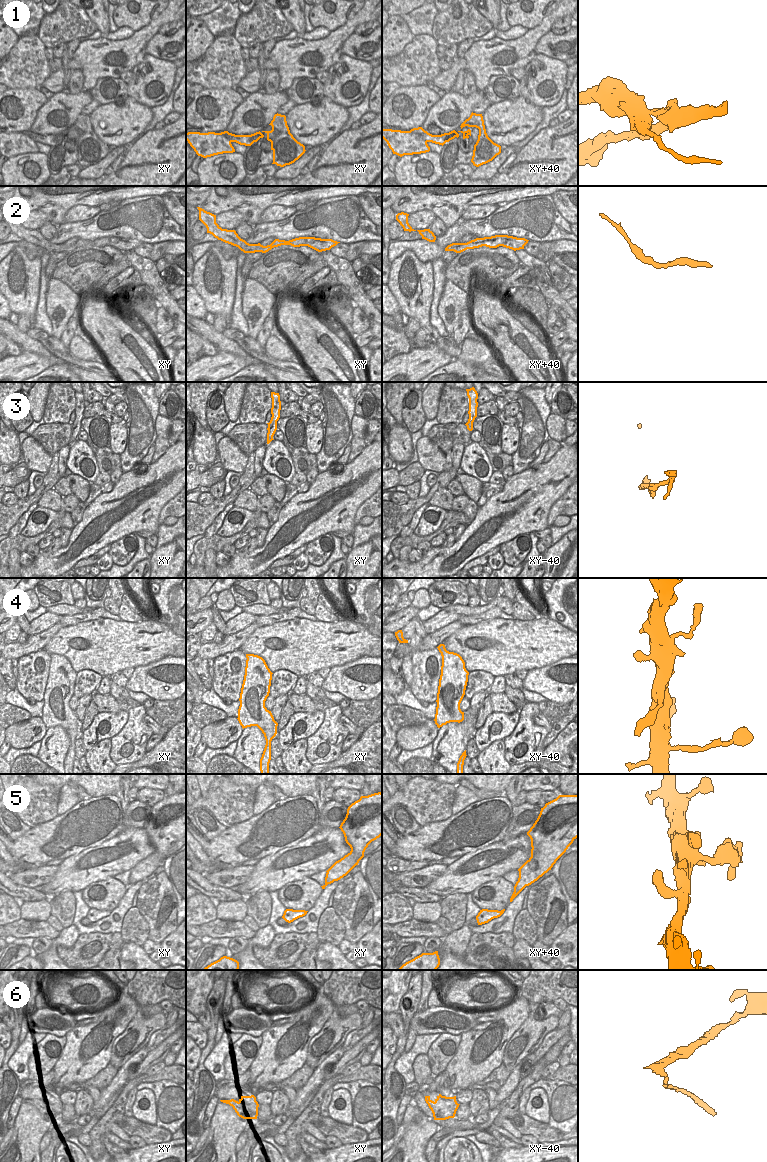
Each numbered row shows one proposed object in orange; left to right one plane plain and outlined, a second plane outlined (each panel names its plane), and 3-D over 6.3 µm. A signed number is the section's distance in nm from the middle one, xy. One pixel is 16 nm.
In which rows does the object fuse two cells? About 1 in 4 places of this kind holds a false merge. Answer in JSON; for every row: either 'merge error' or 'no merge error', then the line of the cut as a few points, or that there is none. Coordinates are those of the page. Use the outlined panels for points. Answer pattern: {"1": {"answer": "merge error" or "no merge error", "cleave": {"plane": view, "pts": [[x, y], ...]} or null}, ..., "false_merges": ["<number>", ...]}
{"1": {"answer": "merge error", "cleave": {"plane": "xy+40", "pts": [[420, 132], [420, 136], [426, 142]]}}, "2": {"answer": "no merge error", "cleave": null}, "3": {"answer": "no merge error", "cleave": null}, "4": {"answer": "no merge error", "cleave": null}, "5": {"answer": "no merge error", "cleave": null}, "6": {"answer": "merge error", "cleave": {"plane": "xy", "pts": [[238, 1102], [245, 1103], [257, 1114]]}}, "false_merges": ["1", "6"]}

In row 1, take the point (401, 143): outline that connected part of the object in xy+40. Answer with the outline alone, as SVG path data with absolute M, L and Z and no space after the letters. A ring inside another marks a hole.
M422 127L410 131L382 129L382 138L387 142L393 154L404 155L421 154L430 151L427 142L420 136L426 132Z

